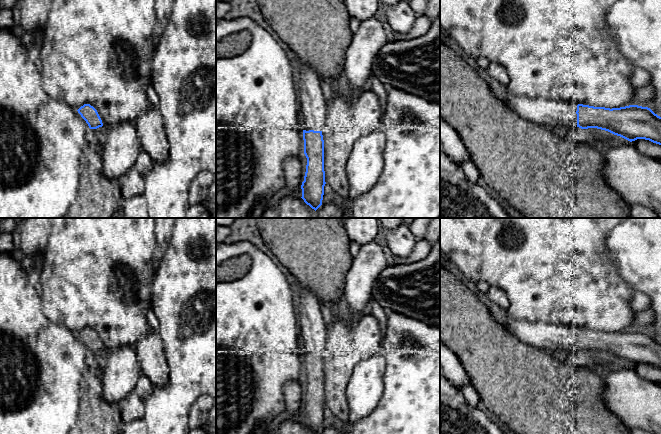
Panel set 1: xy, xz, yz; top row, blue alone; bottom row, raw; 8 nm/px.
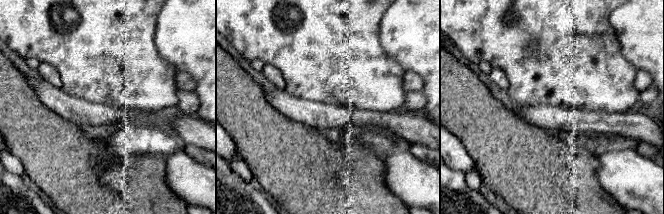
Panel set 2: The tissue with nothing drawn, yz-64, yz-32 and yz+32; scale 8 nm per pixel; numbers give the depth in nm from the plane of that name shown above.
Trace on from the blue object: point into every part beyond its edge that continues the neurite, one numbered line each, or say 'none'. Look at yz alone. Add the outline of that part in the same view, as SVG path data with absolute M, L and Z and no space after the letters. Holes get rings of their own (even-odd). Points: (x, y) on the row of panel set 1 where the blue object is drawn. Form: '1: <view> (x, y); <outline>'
1: yz (549, 113); M507 88L505 95L497 95L516 114L546 128L557 125L577 127L577 104L564 100L532 99L512 94Z

